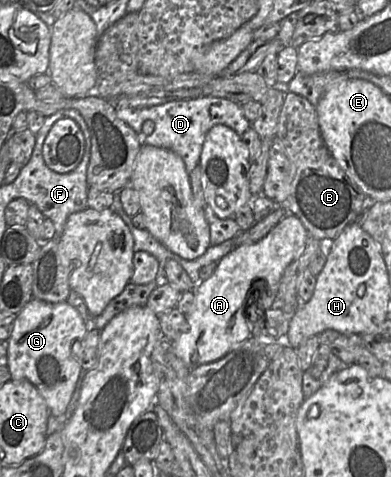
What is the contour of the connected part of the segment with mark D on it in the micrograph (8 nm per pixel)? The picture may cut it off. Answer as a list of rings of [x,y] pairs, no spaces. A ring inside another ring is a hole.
[[[127,96],[107,100],[112,102],[118,117],[139,134],[140,146],[147,144],[172,150],[183,159],[188,174],[199,165],[205,137],[213,126],[217,124],[226,125],[242,137],[251,123],[244,116],[241,110],[242,106],[226,98],[199,97],[196,99],[173,100],[145,108],[130,107]],[[146,120],[152,120],[155,123],[155,129],[149,135],[142,133],[142,125]]]

